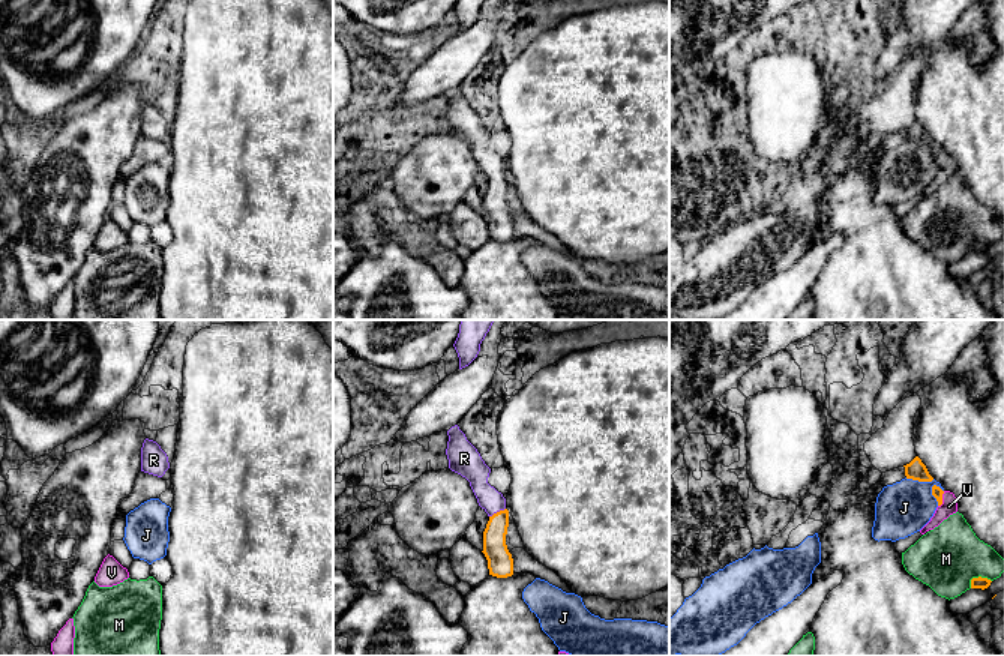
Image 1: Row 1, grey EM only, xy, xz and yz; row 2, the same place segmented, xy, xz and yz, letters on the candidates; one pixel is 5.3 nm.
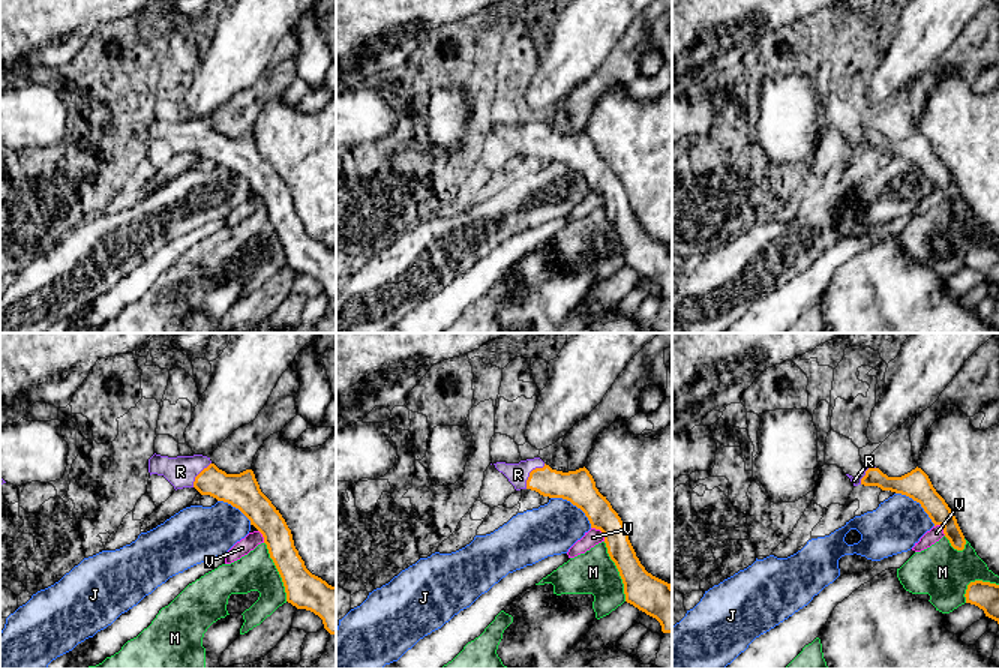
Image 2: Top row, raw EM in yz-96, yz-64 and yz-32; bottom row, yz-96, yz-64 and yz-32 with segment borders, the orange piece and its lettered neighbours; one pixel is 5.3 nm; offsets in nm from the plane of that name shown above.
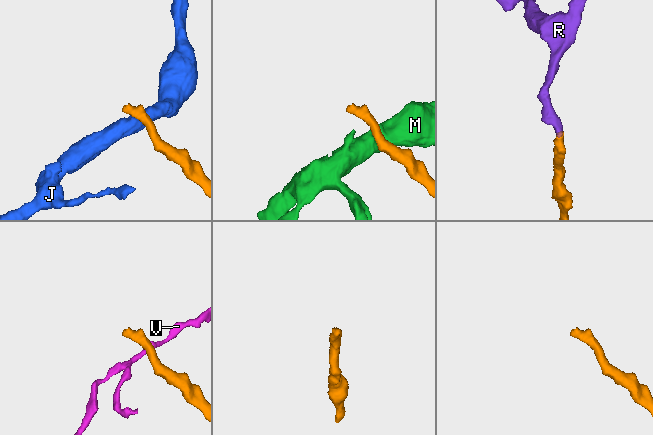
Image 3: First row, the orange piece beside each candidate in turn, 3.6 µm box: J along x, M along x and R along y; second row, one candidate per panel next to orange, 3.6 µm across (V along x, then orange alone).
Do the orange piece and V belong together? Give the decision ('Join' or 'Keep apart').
Keep apart

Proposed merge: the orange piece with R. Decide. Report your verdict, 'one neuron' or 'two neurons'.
one neuron

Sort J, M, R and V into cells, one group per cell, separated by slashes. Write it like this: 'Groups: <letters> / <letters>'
Groups: J / M / R / V

